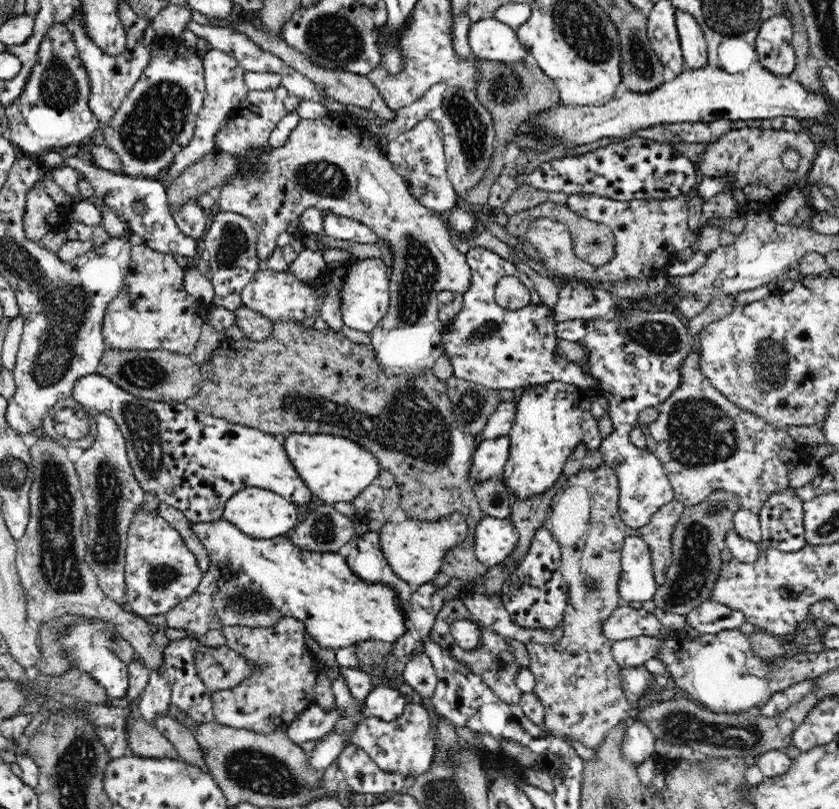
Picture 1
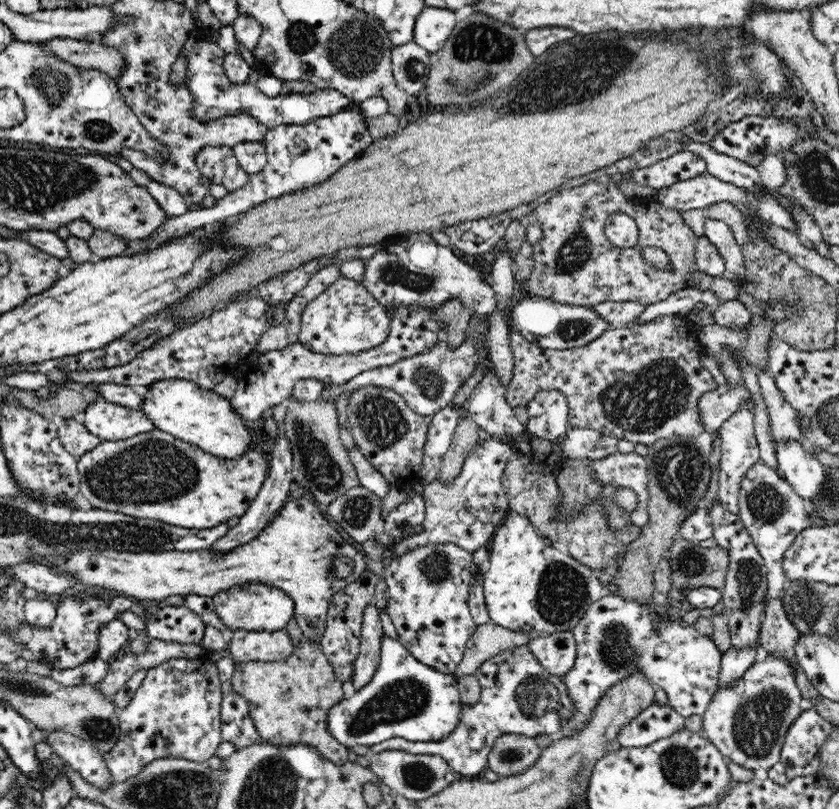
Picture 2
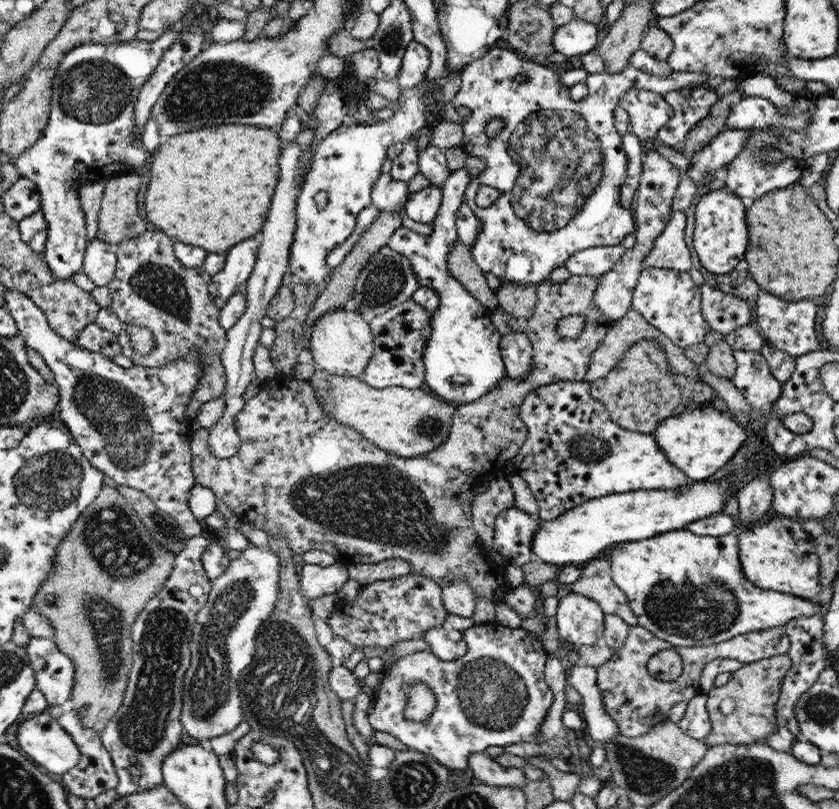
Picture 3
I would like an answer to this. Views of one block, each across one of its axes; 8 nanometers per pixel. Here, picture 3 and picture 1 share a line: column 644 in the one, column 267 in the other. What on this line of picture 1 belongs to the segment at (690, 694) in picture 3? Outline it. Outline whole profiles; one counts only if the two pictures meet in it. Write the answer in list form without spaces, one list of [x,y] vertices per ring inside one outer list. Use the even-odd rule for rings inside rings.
[[[286,616],[278,620],[276,626],[272,628],[224,626],[222,631],[228,647],[252,662],[252,672],[248,678],[244,678],[242,684],[228,690],[217,690],[211,694],[215,722],[230,728],[270,733],[281,726],[290,725],[298,715],[315,704],[314,685],[321,664],[315,660],[315,654],[310,652],[305,643],[305,628],[302,622]]]

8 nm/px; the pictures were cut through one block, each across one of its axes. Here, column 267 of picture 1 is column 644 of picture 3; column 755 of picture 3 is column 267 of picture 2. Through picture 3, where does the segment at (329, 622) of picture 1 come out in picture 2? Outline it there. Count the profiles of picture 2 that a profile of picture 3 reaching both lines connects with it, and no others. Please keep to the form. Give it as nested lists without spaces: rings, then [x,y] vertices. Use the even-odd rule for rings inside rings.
[[[257,582],[237,584],[213,596],[212,602],[224,626],[236,632],[276,632],[286,628],[286,624],[293,619],[294,601],[288,593],[273,586]]]

